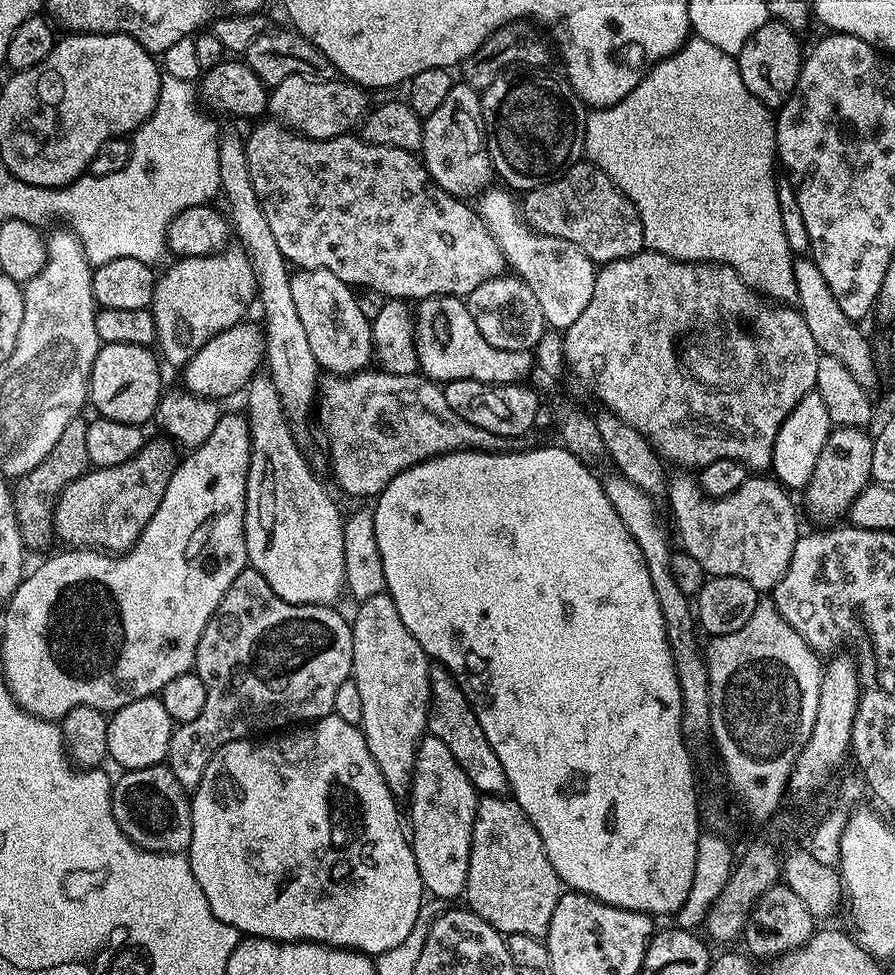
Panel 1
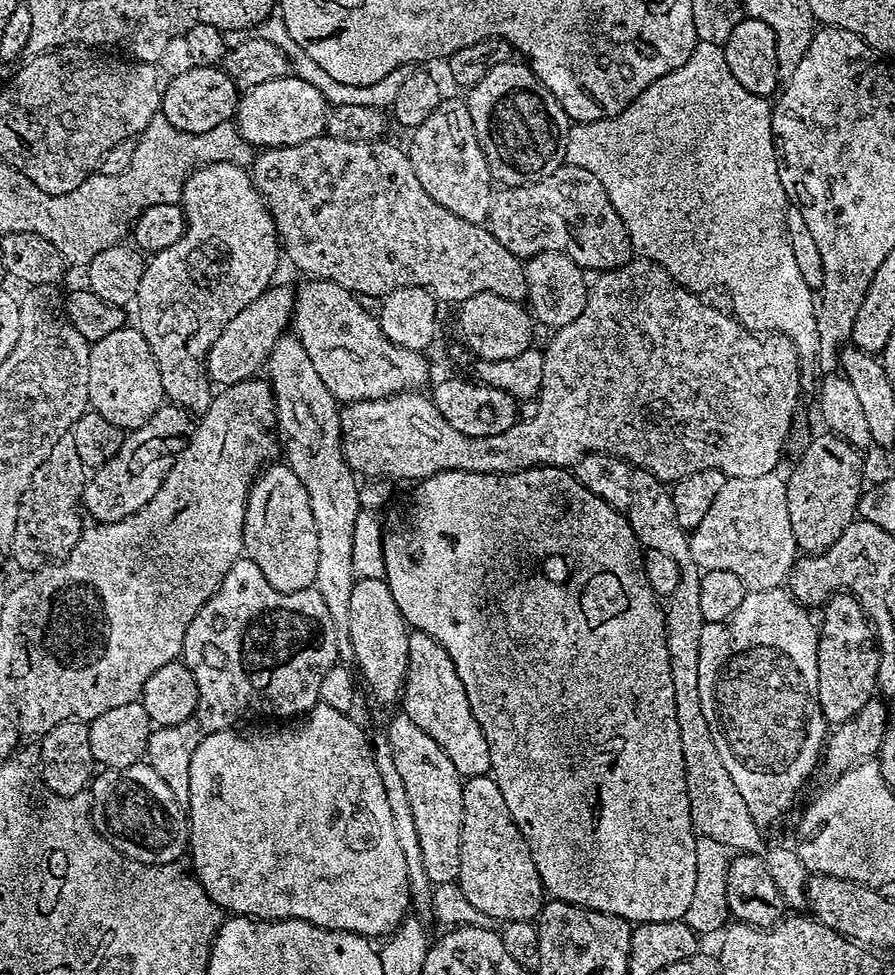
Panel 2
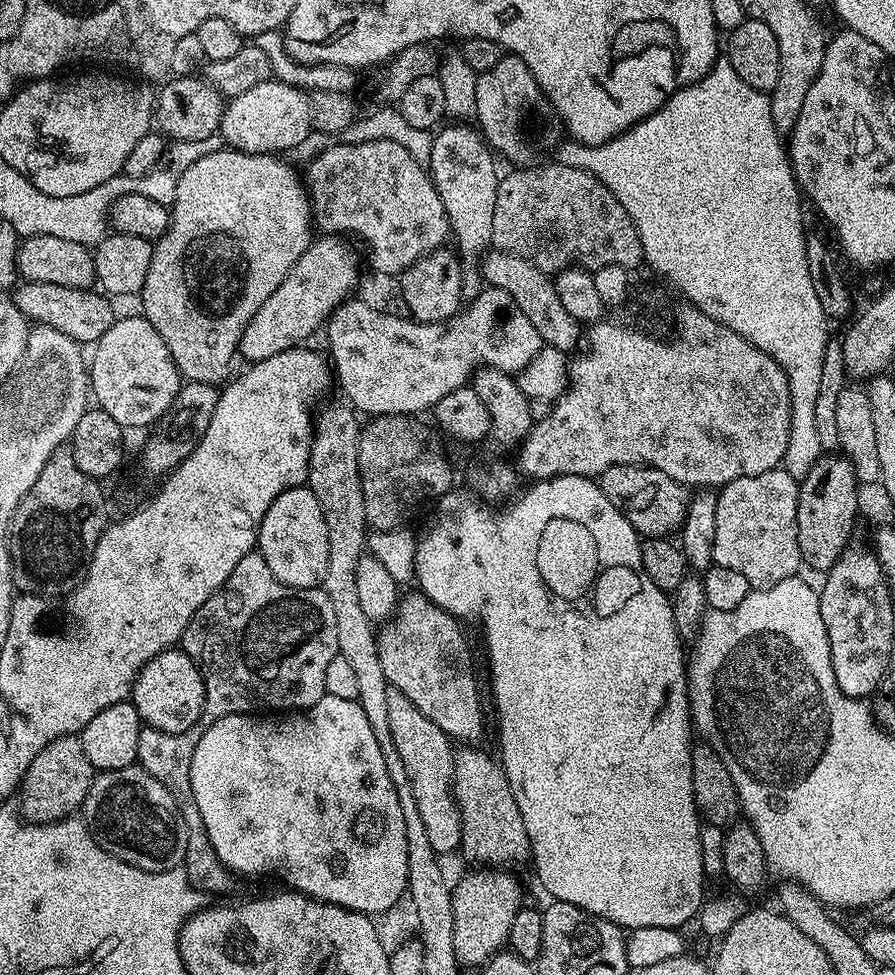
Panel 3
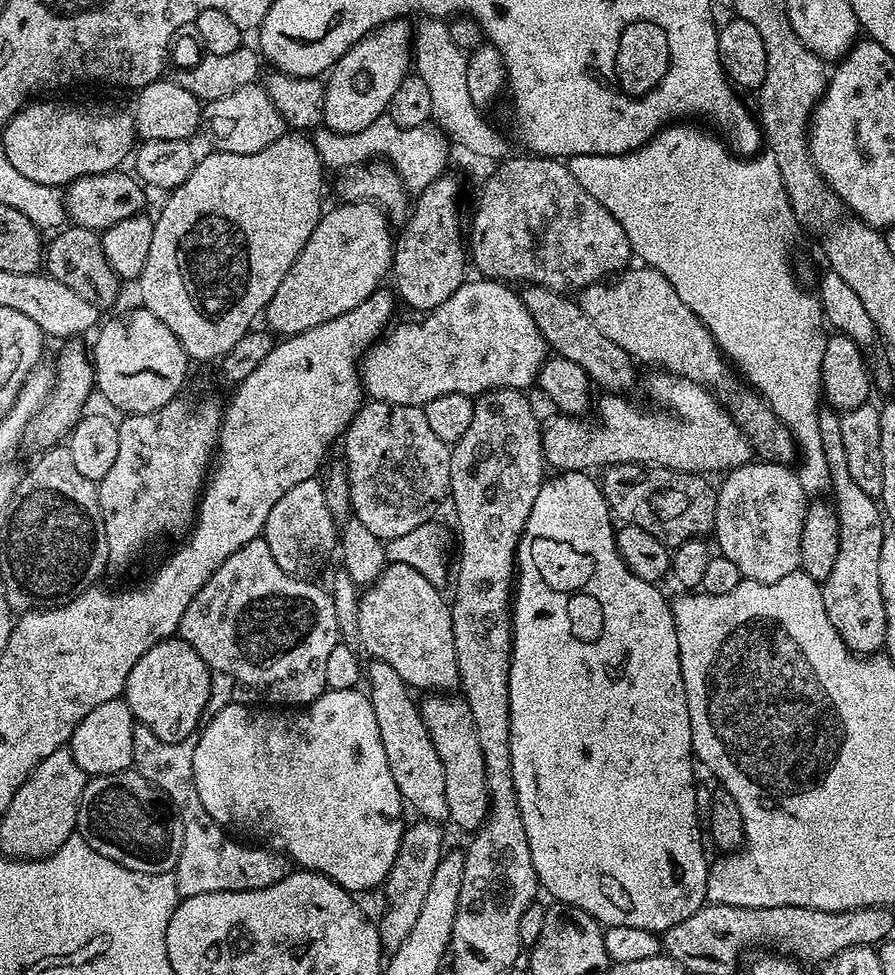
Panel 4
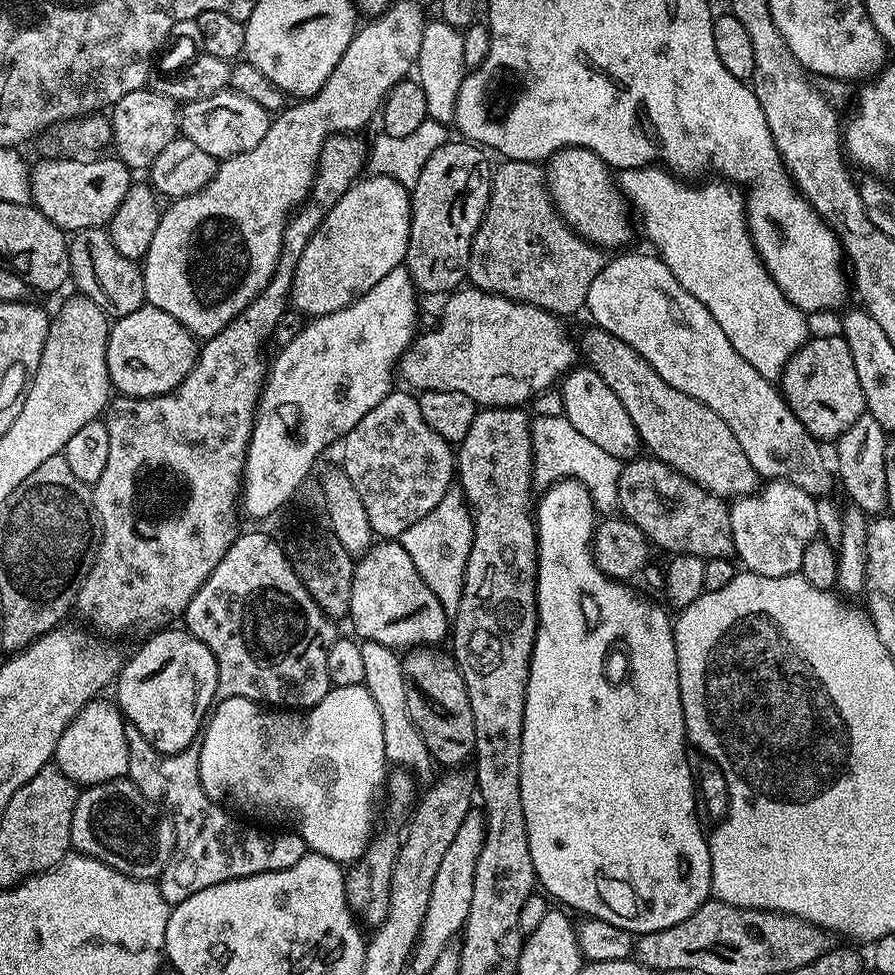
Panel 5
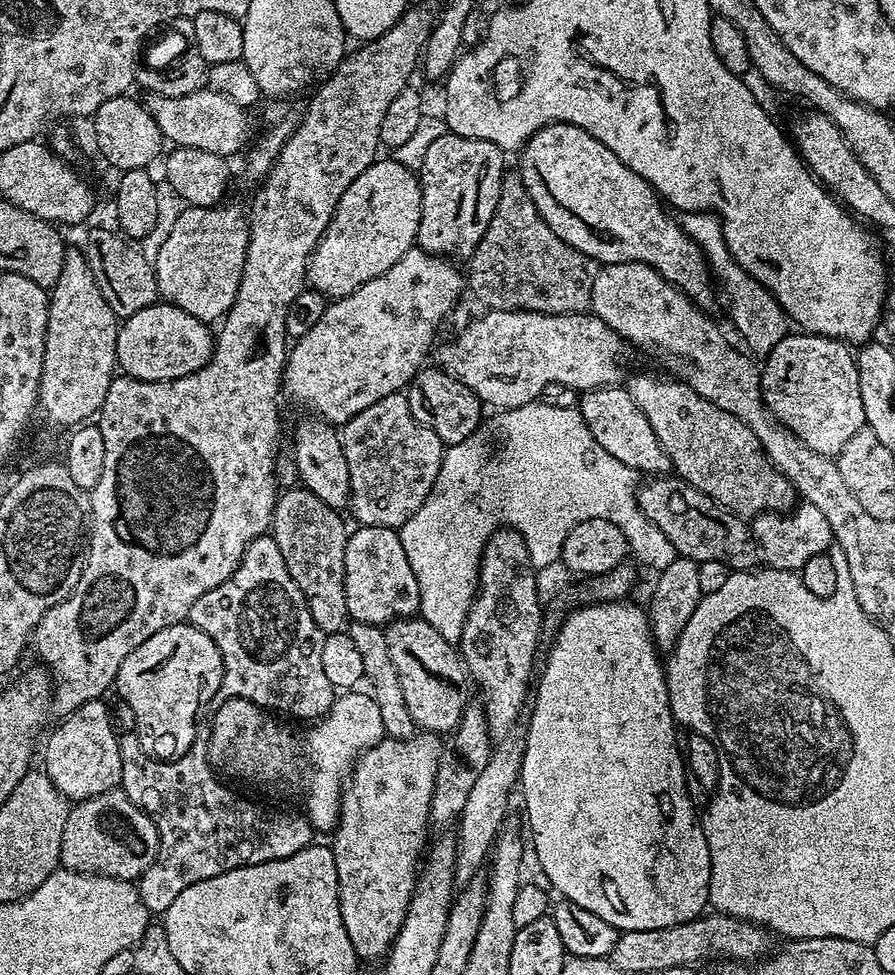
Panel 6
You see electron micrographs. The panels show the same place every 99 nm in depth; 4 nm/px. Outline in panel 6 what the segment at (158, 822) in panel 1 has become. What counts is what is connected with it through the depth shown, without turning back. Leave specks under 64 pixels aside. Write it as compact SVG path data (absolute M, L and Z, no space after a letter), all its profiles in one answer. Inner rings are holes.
M114 787L69 807L60 851L60 863L67 871L136 882L143 872L157 863L159 855L160 835L154 822L130 802L123 788Z

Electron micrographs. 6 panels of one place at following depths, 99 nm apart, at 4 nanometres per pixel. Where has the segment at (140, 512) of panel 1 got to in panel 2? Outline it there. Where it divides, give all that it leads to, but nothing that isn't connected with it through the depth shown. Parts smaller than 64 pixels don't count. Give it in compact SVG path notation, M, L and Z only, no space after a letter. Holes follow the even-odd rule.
M165 402L143 426L131 429L116 457L91 473L82 501L87 515L89 512L93 521L101 524L113 524L142 510L158 490L162 490L165 478L194 438L197 423L197 417L192 417L190 409Z

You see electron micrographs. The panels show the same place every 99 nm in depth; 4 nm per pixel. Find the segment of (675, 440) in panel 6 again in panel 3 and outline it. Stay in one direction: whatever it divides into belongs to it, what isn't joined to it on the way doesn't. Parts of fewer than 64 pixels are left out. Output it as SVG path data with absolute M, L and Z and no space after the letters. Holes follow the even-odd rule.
M499 250L489 251L483 257L482 271L483 279L491 287L505 292L518 306L518 310L522 310L522 314L526 314L526 318L530 318L530 326L534 326L537 337L547 347L556 348L562 353L567 353L568 348L577 347L576 335L579 334L581 325L573 316L566 314L562 304L558 302L558 294L549 273L543 272L538 266L534 266L521 256L514 255L513 252Z

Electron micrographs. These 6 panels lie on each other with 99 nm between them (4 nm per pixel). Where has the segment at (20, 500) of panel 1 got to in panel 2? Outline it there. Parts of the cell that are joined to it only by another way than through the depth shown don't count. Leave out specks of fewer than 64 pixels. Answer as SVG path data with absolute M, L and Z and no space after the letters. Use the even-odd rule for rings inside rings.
M70 434L58 438L54 450L50 450L42 466L34 470L34 478L18 506L18 526L14 530L10 556L16 559L21 573L31 574L48 564L59 564L76 549L82 535L80 512L82 516L85 485L86 465L78 456L74 438Z

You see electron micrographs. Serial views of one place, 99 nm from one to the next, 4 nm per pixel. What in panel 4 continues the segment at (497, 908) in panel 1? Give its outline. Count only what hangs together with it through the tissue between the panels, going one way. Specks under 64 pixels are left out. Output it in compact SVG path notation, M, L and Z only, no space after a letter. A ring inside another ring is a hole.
M428 694L425 696L428 697L419 701L420 713L422 722L426 722L430 742L434 742L434 750L438 750L438 758L442 758L442 770L446 774L448 820L456 823L460 828L465 828L468 834L475 833L488 817L488 791L486 790L486 766L482 762L482 746L478 746L478 734L474 730L474 718L470 714L470 706L460 694Z

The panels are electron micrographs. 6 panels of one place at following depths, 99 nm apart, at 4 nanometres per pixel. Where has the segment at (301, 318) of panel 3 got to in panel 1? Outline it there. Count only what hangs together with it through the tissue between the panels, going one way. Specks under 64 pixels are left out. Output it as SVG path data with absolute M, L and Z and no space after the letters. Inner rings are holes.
M241 322L219 332L206 346L202 346L190 357L182 369L184 375L183 387L194 396L205 400L223 401L223 396L232 396L236 391L243 389L255 375L260 355L260 336L247 325Z

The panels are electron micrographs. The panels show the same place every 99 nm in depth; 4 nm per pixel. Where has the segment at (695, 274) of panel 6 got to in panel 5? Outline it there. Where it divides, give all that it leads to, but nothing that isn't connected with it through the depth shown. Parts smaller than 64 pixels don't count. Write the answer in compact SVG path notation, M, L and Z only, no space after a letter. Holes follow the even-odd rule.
M585 148L558 150L546 161L546 183L556 211L581 238L605 250L620 250L631 242L634 220L629 205L620 195L613 169L598 154Z

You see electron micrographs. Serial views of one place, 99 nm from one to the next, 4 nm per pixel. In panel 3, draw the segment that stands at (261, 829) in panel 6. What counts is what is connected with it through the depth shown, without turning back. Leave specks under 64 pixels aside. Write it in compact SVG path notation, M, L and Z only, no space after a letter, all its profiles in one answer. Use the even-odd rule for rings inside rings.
M147 726L141 727L136 759L139 767L145 768L154 778L158 778L158 782L162 782L162 786L166 790L170 790L170 794L175 798L180 815L184 819L184 826L188 830L188 845L182 867L187 872L188 879L201 892L211 894L211 892L230 891L234 876L218 858L218 854L214 854L214 850L210 846L210 838L204 829L202 814L198 814L198 806L194 802L194 794L192 793L190 762L194 758L194 746L198 746L198 738L203 736L204 728L200 726L178 734L160 732L156 728Z

